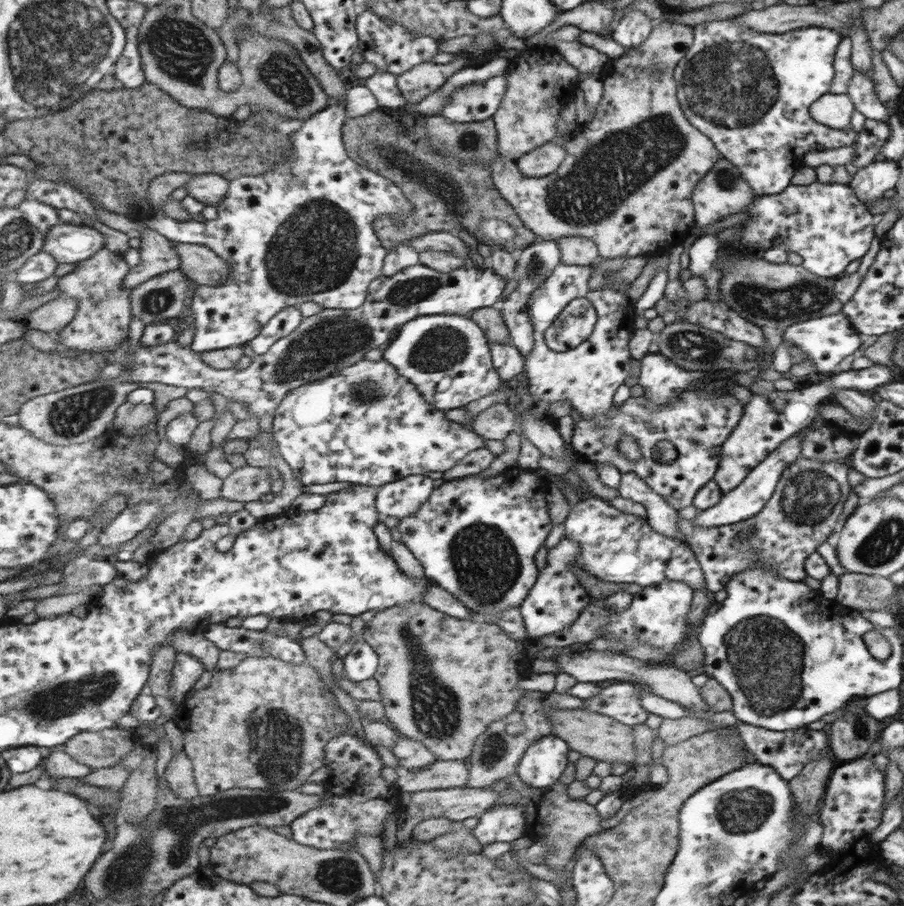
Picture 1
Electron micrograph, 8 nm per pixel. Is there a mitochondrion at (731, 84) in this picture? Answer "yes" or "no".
yes

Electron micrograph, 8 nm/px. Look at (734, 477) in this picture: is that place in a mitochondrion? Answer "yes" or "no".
no

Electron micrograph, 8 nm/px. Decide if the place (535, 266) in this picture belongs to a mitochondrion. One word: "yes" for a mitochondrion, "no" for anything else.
yes

